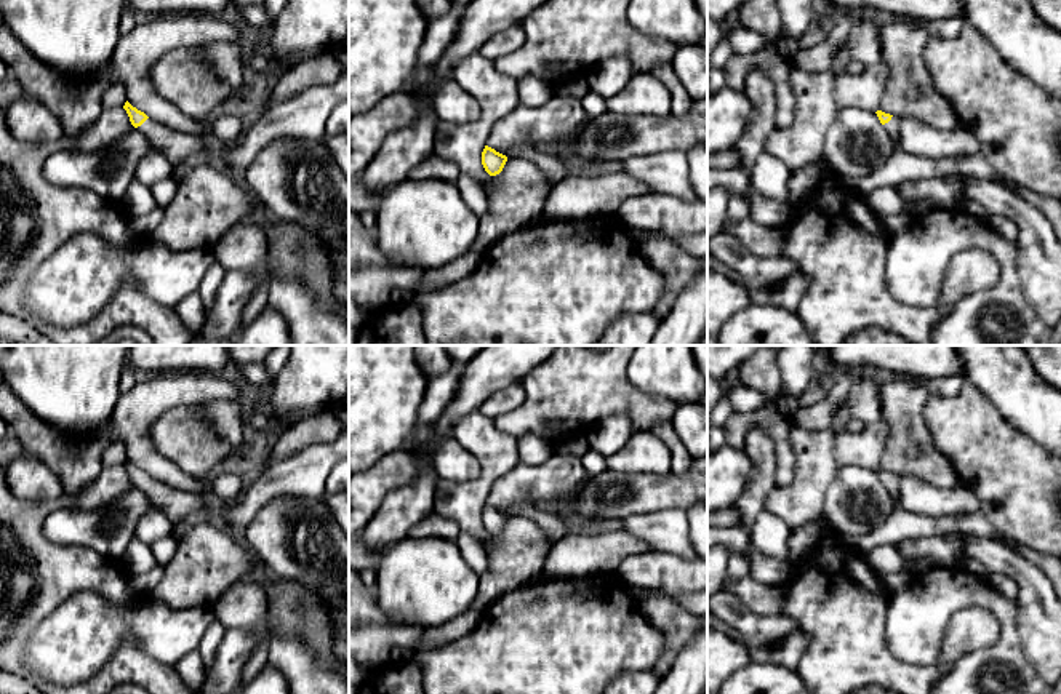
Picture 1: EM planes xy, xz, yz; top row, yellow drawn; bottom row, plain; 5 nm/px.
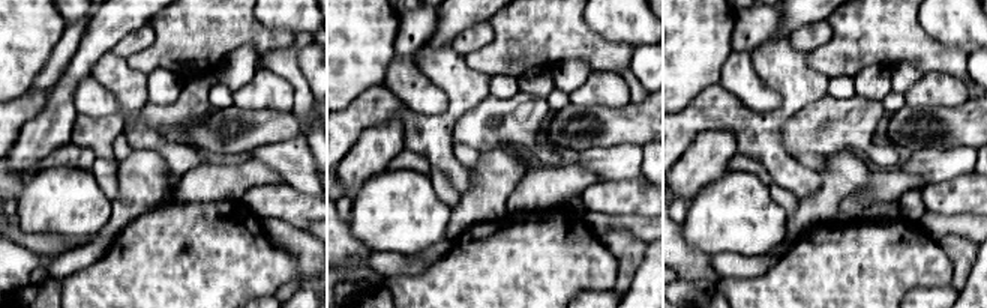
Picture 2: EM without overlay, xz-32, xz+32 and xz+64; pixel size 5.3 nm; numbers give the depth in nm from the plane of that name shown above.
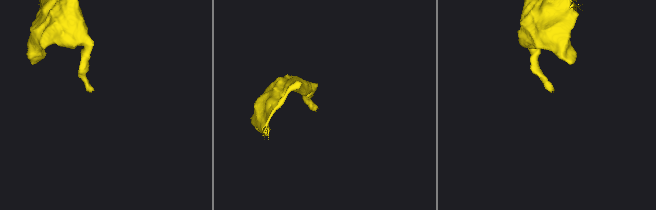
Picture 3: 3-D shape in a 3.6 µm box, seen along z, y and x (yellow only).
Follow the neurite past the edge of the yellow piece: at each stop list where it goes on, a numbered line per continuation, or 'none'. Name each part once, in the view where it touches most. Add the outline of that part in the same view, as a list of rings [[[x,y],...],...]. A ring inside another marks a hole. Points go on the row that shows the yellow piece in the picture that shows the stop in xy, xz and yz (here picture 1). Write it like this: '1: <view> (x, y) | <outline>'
1: xy (175, 146) | [[[147,118],[138,130],[149,139],[149,142],[163,154],[173,170],[186,158],[198,152],[203,146],[203,138],[173,131],[150,118]]]

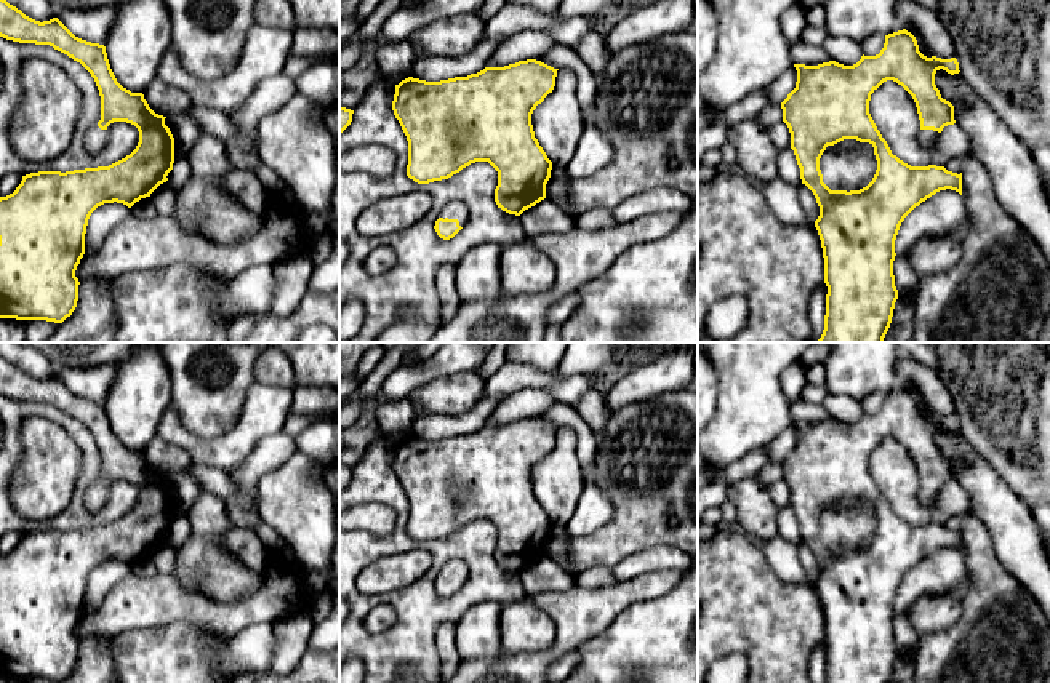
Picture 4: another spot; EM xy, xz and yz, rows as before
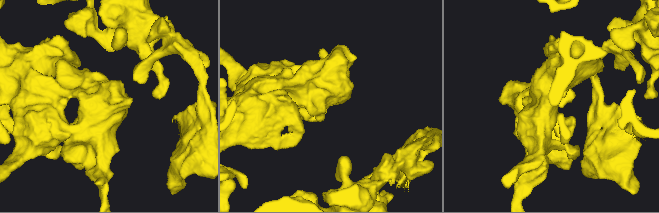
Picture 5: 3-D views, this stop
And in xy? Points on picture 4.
1: xy (95, 139) | [[[98,125],[91,126],[85,134],[85,147],[90,154],[99,154],[107,144],[107,130]]]

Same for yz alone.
1: yz (927, 136) | [[[920,130],[920,144],[924,147],[932,147],[940,138],[938,131],[933,130]]]
2: yz (849, 165) | [[[844,139],[828,146],[820,158],[823,182],[831,190],[860,190],[866,187],[877,170],[874,147],[869,142]]]

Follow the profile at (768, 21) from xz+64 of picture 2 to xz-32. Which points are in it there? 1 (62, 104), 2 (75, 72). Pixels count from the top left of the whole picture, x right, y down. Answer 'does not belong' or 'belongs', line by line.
1: does not belong
2: does not belong

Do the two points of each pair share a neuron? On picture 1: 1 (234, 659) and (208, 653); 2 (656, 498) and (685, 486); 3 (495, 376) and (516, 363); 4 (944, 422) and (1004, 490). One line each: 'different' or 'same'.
1: different
2: same
3: same
4: same

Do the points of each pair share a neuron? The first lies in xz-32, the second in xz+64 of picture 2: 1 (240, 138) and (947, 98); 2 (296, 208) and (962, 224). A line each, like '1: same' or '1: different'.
1: different
2: different

